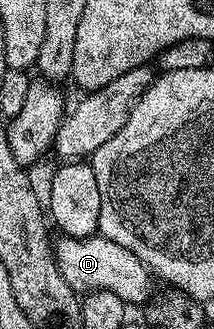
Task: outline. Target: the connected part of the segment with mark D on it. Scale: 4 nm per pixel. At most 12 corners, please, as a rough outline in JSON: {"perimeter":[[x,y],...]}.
{"perimeter":[[101,235],[59,236],[54,258],[79,294],[151,300],[155,278],[128,247]]}

